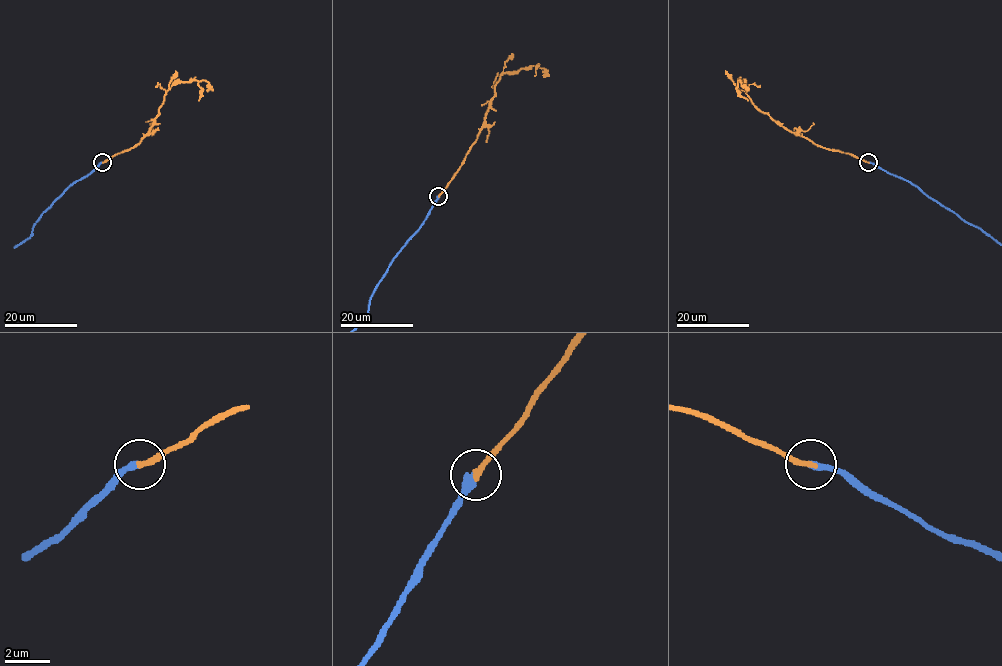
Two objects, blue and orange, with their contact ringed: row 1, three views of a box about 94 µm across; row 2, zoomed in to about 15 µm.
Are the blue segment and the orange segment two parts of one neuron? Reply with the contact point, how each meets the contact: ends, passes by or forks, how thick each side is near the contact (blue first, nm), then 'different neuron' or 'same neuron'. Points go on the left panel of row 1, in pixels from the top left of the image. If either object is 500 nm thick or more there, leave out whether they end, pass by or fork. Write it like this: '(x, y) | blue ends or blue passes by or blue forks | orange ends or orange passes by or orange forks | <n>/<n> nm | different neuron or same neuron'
(102, 162) | blue ends | orange ends | 320/260 nm | same neuron

